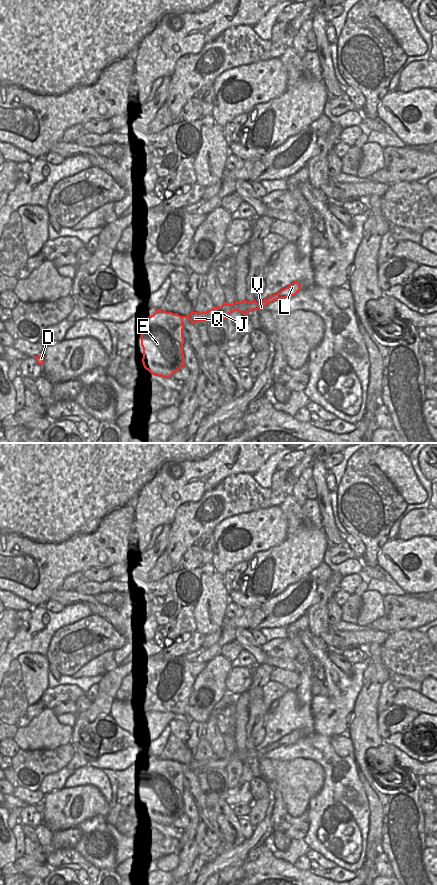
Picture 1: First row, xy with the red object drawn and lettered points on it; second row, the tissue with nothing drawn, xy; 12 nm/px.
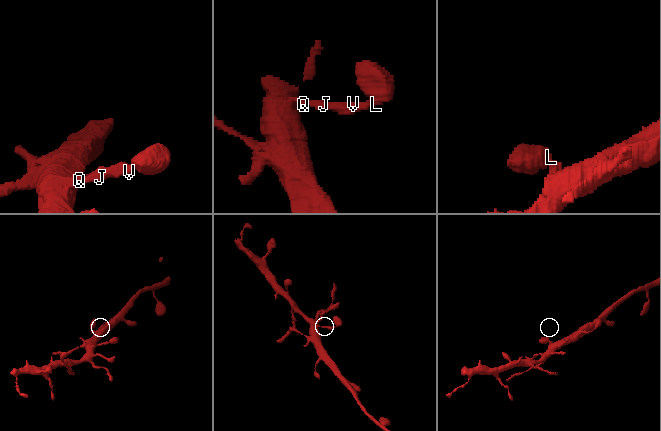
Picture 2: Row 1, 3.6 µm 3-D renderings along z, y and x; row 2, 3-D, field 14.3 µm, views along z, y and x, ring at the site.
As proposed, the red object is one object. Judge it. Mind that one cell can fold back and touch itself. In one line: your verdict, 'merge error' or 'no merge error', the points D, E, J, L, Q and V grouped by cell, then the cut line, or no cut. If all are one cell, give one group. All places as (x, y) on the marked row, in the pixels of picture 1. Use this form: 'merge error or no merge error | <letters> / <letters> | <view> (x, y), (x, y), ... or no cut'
no merge error | D E J L Q V | no cut

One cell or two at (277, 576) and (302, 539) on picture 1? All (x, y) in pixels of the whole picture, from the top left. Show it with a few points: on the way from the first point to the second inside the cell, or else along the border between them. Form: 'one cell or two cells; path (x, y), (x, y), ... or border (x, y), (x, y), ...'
one cell; path (283, 567), (302, 548)

